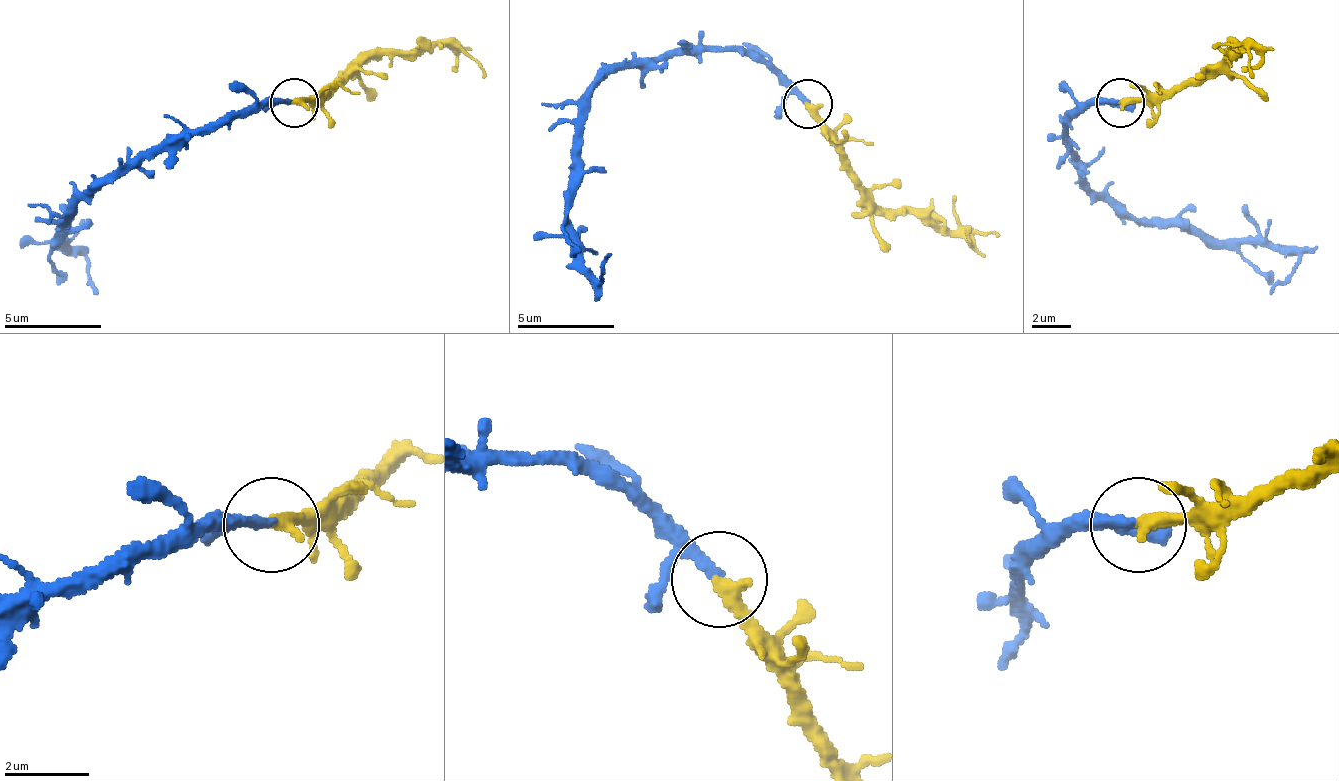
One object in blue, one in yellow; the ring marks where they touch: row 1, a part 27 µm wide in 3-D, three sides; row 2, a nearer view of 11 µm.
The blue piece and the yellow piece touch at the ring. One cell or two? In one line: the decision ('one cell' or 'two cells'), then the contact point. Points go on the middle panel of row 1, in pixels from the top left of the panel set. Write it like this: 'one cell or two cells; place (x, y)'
one cell; place (808, 104)

